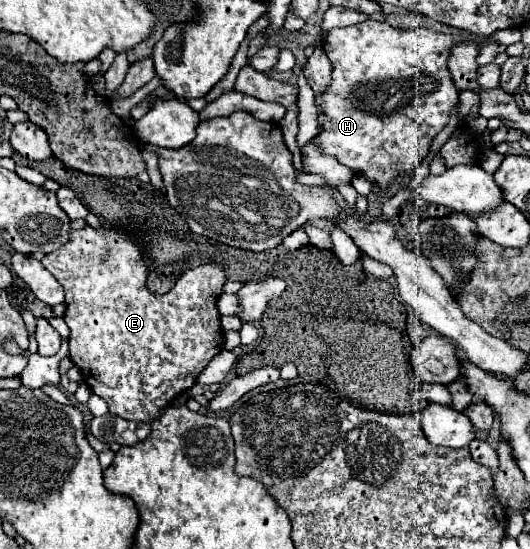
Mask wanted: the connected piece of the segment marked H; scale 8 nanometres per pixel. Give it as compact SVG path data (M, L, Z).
M364 21L358 25L350 25L350 27L342 27L342 29L332 29L326 39L324 39L324 49L330 51L330 61L332 61L332 81L326 87L326 91L316 95L316 109L318 109L318 135L314 137L314 145L320 153L324 155L332 155L336 157L342 165L346 165L348 169L352 169L356 175L366 177L370 183L388 189L398 175L408 175L414 171L414 167L420 163L420 159L428 153L428 147L432 143L432 139L444 129L444 125L448 123L450 117L450 109L456 105L454 103L454 81L450 77L450 71L446 67L446 59L450 55L450 47L452 43L458 41L470 41L458 35L446 35L446 33L436 33L430 29L394 29L388 23L378 23L378 21Z

